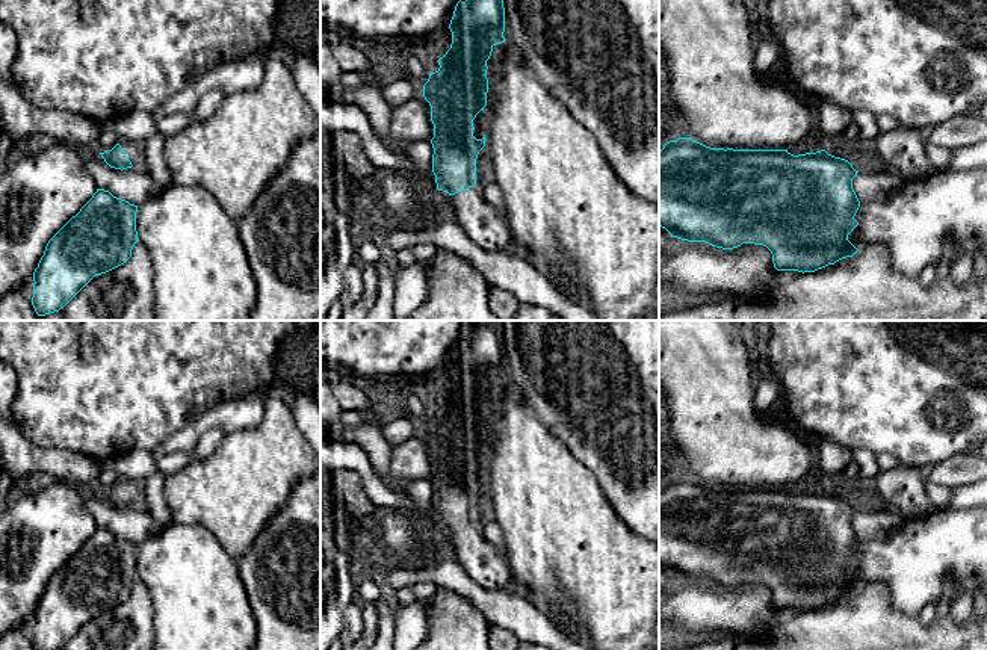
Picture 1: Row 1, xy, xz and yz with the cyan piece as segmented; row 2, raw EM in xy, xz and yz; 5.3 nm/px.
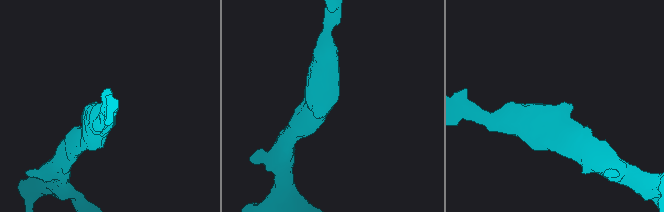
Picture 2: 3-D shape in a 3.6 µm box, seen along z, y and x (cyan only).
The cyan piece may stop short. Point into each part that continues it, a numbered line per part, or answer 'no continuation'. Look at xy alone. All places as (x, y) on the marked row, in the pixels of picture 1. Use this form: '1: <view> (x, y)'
1: xy (133, 150)

